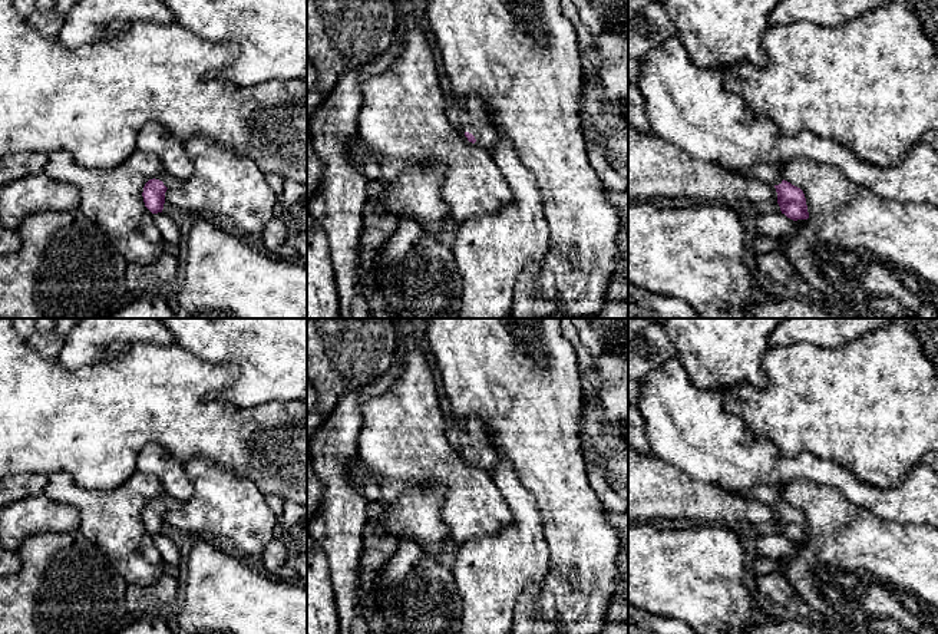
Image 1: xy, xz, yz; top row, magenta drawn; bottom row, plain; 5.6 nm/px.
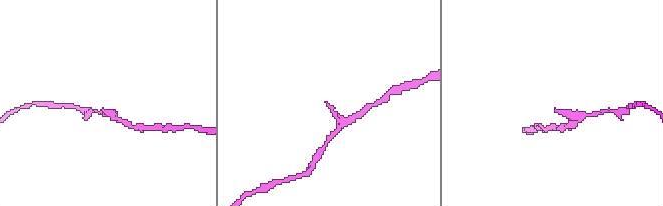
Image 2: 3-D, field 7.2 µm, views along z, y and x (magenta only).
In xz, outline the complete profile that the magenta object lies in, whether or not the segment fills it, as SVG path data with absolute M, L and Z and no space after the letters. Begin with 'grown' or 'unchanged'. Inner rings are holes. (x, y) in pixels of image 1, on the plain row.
grown; M452 417L446 422L446 437L465 453L469 463L476 463L488 473L495 468L496 450L491 448L479 419L456 420Z

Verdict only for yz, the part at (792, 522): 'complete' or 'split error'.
split error

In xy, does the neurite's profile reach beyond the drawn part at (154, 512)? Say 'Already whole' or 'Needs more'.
Needs more

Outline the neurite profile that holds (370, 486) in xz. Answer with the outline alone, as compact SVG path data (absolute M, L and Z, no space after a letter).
M360 456L350 469L354 483L369 502L369 518L371 525L377 525L382 514L386 511L386 502L382 493L382 482L361 462Z

